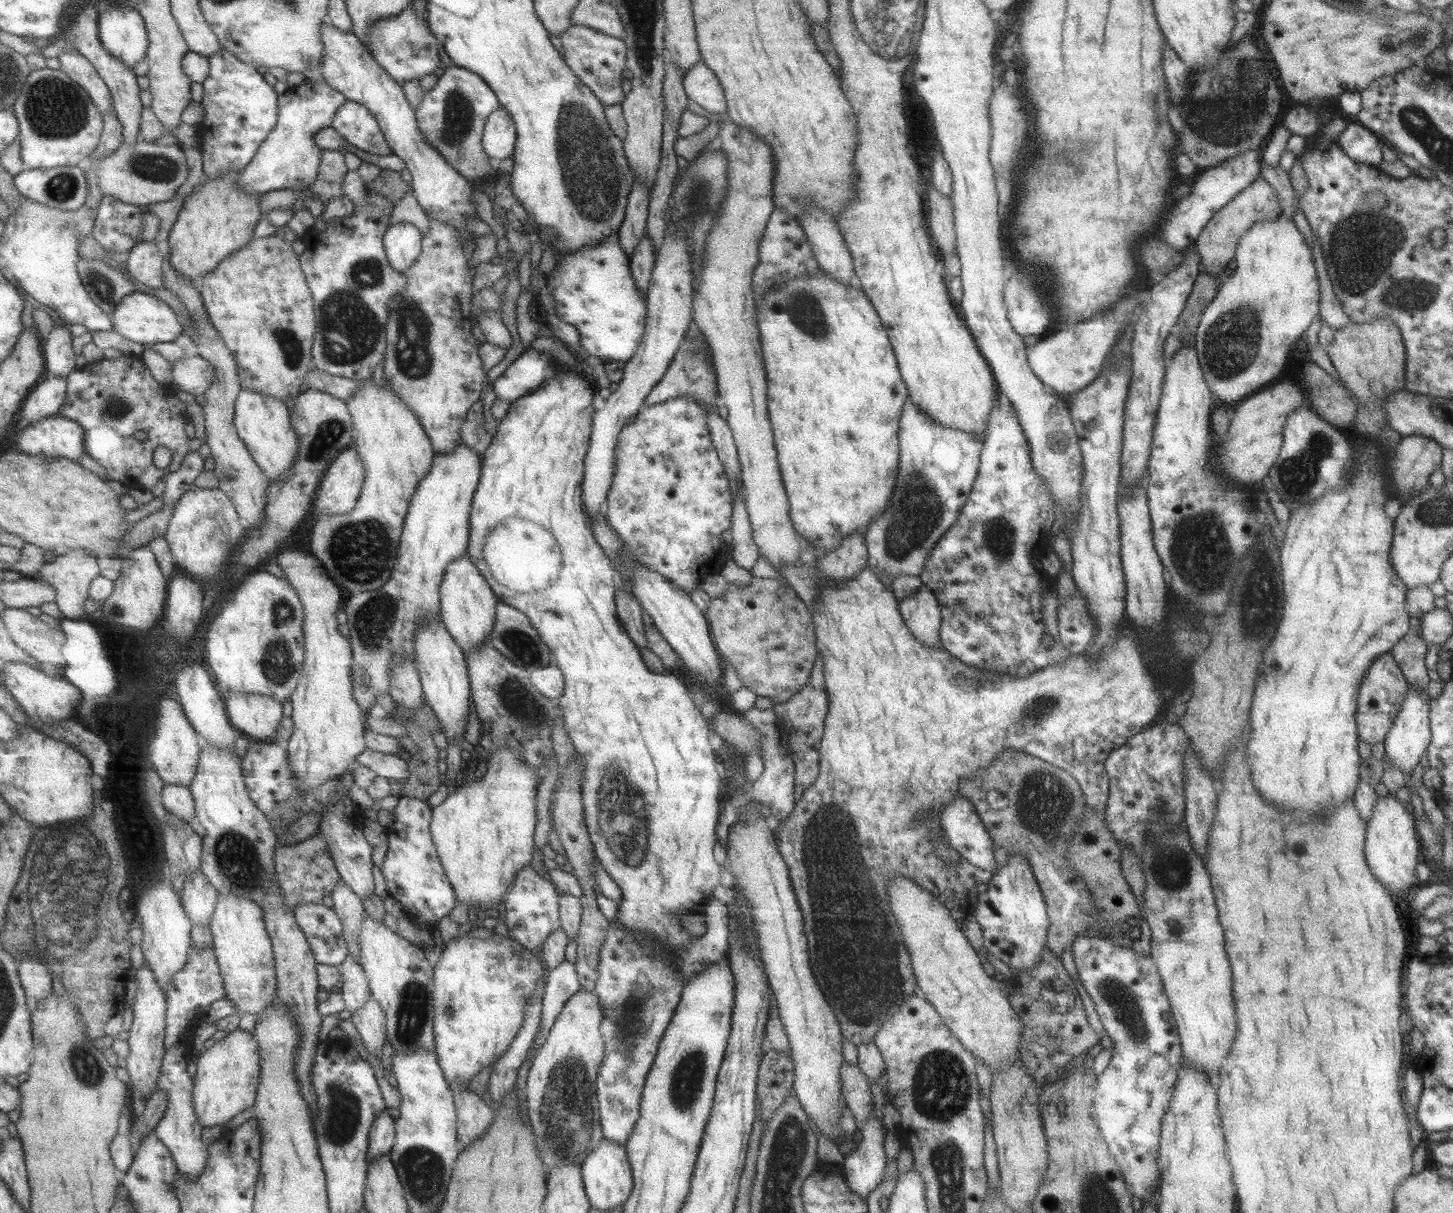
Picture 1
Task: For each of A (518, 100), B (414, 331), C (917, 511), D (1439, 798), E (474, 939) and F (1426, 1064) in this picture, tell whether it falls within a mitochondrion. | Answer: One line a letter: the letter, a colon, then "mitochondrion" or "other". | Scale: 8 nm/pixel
A: other
B: mitochondrion
C: mitochondrion
D: other
E: other
F: other

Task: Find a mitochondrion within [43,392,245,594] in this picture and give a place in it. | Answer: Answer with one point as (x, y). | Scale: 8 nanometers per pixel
(117, 408)

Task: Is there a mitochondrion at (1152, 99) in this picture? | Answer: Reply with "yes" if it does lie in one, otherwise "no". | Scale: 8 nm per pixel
yes

